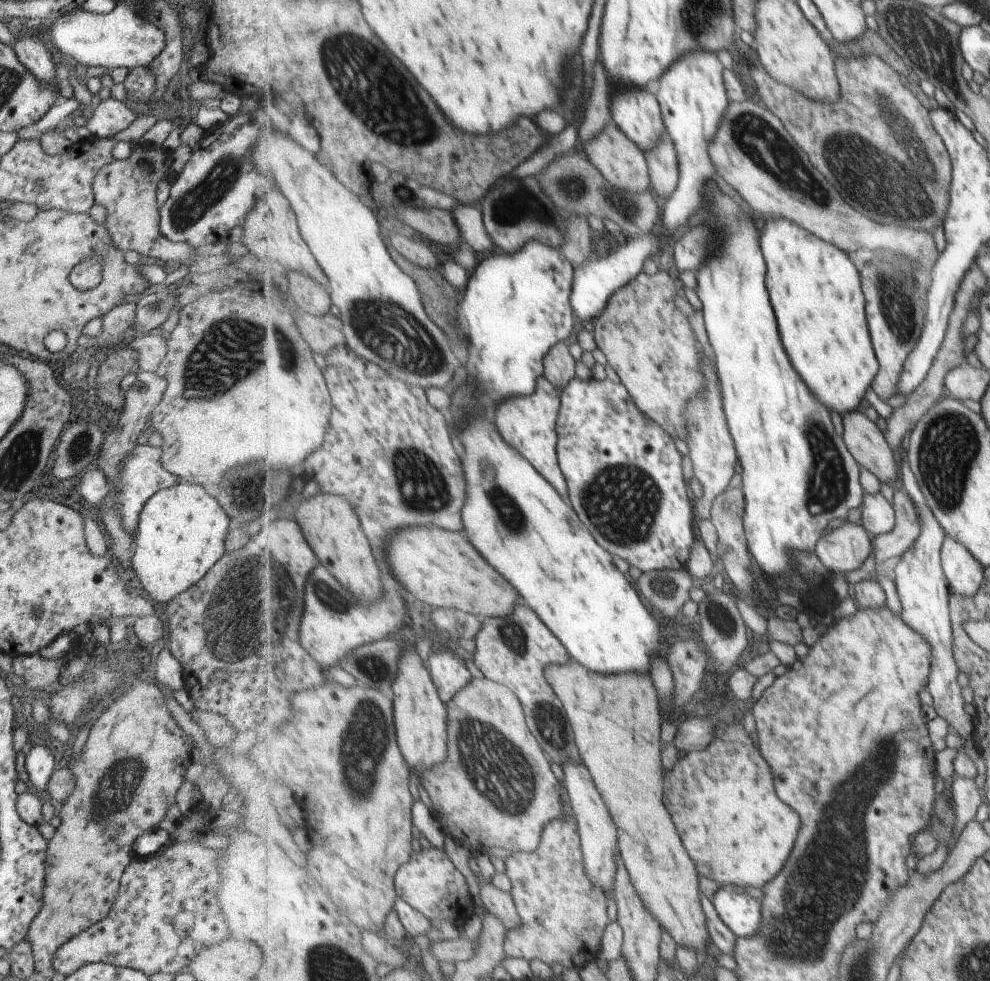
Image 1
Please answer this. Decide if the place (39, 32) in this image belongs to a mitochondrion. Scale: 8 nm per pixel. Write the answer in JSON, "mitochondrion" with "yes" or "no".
{"mitochondrion":"no"}

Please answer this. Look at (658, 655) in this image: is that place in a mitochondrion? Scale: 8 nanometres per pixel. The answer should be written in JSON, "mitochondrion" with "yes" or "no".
{"mitochondrion":"no"}

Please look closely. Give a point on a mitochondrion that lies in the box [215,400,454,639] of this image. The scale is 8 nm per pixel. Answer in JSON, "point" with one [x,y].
{"point":[423,489]}

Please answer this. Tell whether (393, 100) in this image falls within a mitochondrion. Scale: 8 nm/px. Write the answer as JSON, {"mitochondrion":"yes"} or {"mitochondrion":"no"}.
{"mitochondrion":"yes"}

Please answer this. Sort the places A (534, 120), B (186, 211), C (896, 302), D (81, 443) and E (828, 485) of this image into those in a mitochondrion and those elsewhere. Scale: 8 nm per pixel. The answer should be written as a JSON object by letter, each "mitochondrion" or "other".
{"A":"other","B":"mitochondrion","C":"mitochondrion","D":"mitochondrion","E":"mitochondrion"}

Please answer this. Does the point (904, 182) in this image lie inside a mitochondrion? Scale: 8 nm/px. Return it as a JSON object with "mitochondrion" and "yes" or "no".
{"mitochondrion":"yes"}

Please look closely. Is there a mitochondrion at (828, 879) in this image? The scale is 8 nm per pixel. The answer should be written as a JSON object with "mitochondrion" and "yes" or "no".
{"mitochondrion":"yes"}

